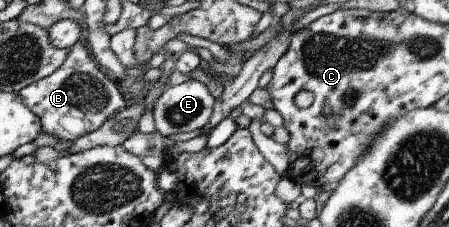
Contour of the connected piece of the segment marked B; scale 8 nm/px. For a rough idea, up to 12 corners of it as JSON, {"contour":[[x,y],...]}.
{"contour":[[84,45],[16,95],[39,131],[73,141],[124,108]]}

